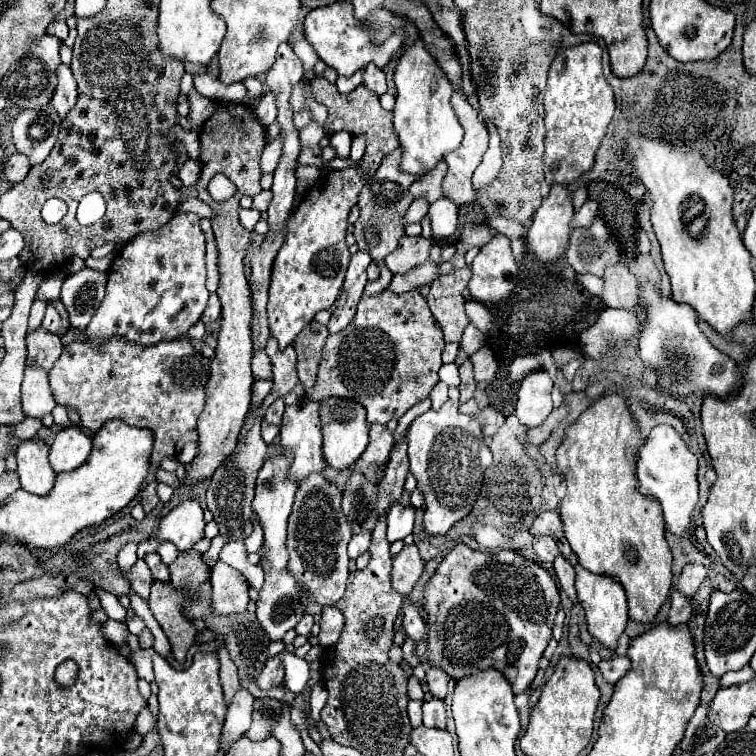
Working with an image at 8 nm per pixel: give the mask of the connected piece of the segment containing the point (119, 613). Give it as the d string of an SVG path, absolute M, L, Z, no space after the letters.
M97 590L97 594L101 598L101 608L107 612L110 619L119 622L126 620L127 610L121 605L117 596L113 596L109 592L101 592L101 590Z

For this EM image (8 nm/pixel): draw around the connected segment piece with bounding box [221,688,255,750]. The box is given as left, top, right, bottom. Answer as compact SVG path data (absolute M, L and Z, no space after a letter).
M239 688L229 710L227 710L227 718L223 724L223 734L221 734L221 744L227 746L227 750L233 746L233 742L237 738L241 738L247 728L251 726L251 712L253 712L253 702L255 698L251 696L251 692L247 692L245 688Z

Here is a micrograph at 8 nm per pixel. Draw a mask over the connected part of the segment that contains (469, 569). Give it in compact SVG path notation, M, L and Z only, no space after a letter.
M457 544L425 584L423 610L427 614L427 662L429 666L443 670L455 682L493 668L509 680L513 694L523 694L529 690L539 670L539 660L551 640L559 604L559 588L539 562L511 550L489 554Z

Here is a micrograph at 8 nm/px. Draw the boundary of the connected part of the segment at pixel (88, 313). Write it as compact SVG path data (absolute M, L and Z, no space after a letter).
M89 268L65 278L65 284L61 288L61 302L67 310L71 328L87 328L93 314L97 312L97 306L103 300L105 282L105 272L95 272Z

